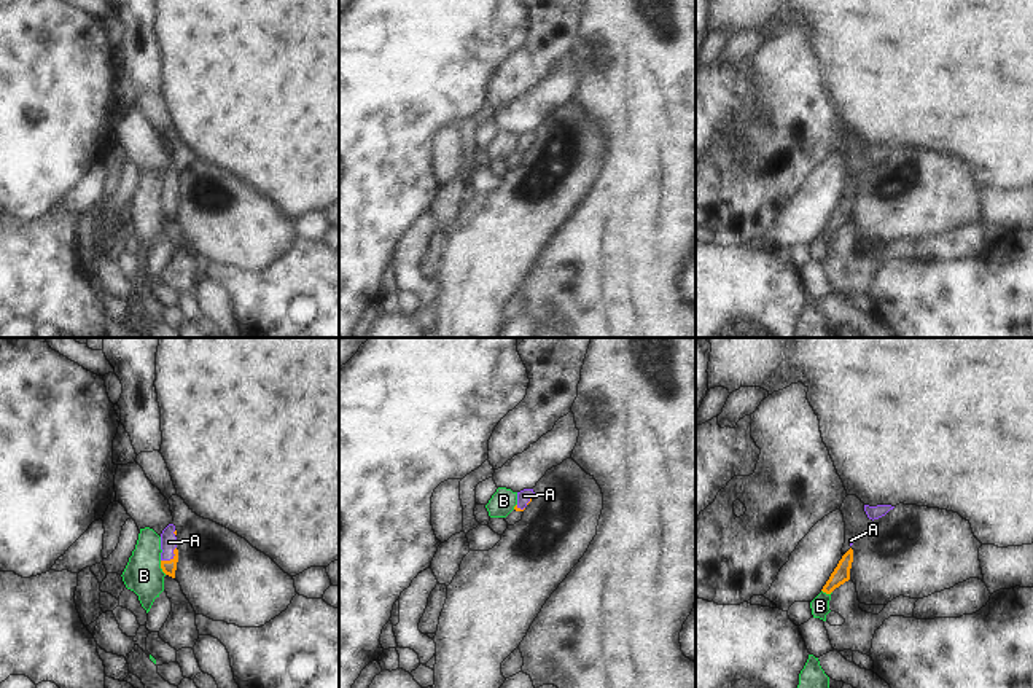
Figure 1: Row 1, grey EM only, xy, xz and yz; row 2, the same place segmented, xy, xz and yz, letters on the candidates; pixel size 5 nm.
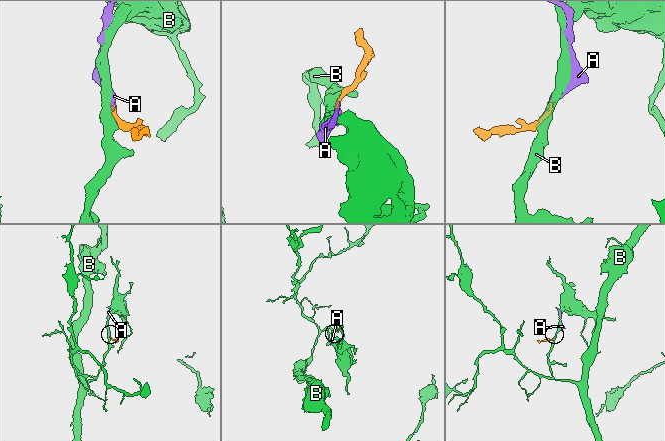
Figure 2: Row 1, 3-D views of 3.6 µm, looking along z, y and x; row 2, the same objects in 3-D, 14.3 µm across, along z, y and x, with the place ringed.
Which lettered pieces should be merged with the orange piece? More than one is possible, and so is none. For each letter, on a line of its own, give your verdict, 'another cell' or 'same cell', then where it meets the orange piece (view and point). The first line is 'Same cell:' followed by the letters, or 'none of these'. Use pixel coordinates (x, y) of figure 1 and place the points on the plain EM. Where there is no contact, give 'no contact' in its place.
Same cell: A
A: same cell; meets orange in xy at (171, 203)
B: another cell; meets orange in xy at (161, 211)

